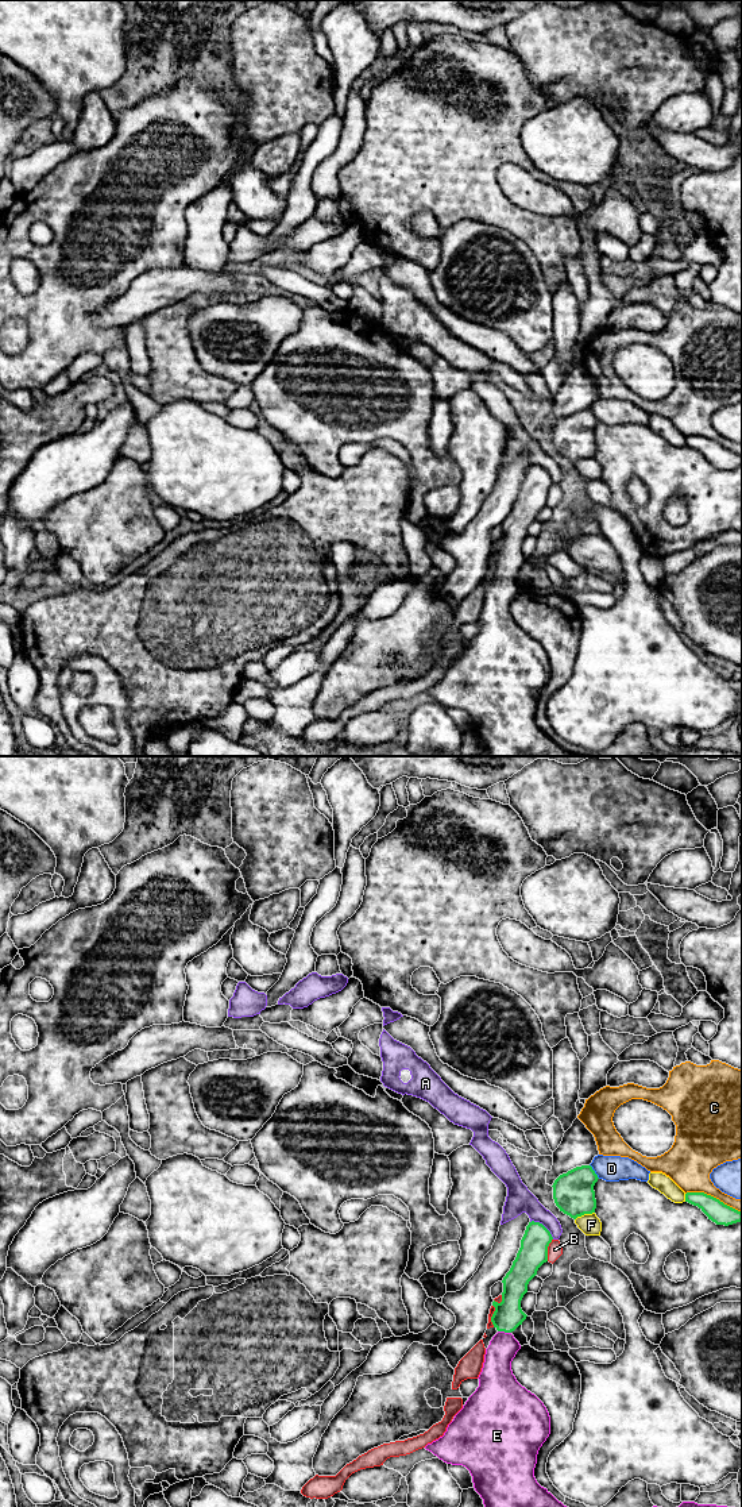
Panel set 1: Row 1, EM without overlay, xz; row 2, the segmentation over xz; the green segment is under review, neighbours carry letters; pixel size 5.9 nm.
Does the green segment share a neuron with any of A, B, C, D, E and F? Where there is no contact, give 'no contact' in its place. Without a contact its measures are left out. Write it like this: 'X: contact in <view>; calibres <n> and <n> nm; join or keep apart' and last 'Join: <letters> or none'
A: contact in xz; calibres 170 and 160 nm; keep apart
B: contact in xz; calibres 170 and 90 nm; keep apart
C: contact in xz; calibres 130 and 280 nm; keep apart
D: contact in xz; calibres 240 and 160 nm; keep apart
E: contact in xz; calibres 170 and 180 nm; join
F: contact in xz; calibres 240 and 120 nm; keep apart
Join: E

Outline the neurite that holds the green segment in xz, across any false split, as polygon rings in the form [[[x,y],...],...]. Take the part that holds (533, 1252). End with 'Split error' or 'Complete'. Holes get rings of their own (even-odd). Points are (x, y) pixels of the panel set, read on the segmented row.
[[[532,1221],[526,1226],[517,1257],[502,1280],[502,1302],[492,1302],[495,1311],[491,1322],[498,1333],[486,1349],[479,1387],[455,1415],[444,1435],[425,1446],[444,1462],[463,1465],[469,1471],[484,1507],[567,1507],[534,1477],[538,1450],[550,1434],[549,1412],[534,1394],[517,1381],[511,1371],[511,1361],[521,1349],[511,1333],[527,1317],[521,1308],[521,1300],[529,1281],[548,1261],[552,1240],[542,1223]]]. Split error

